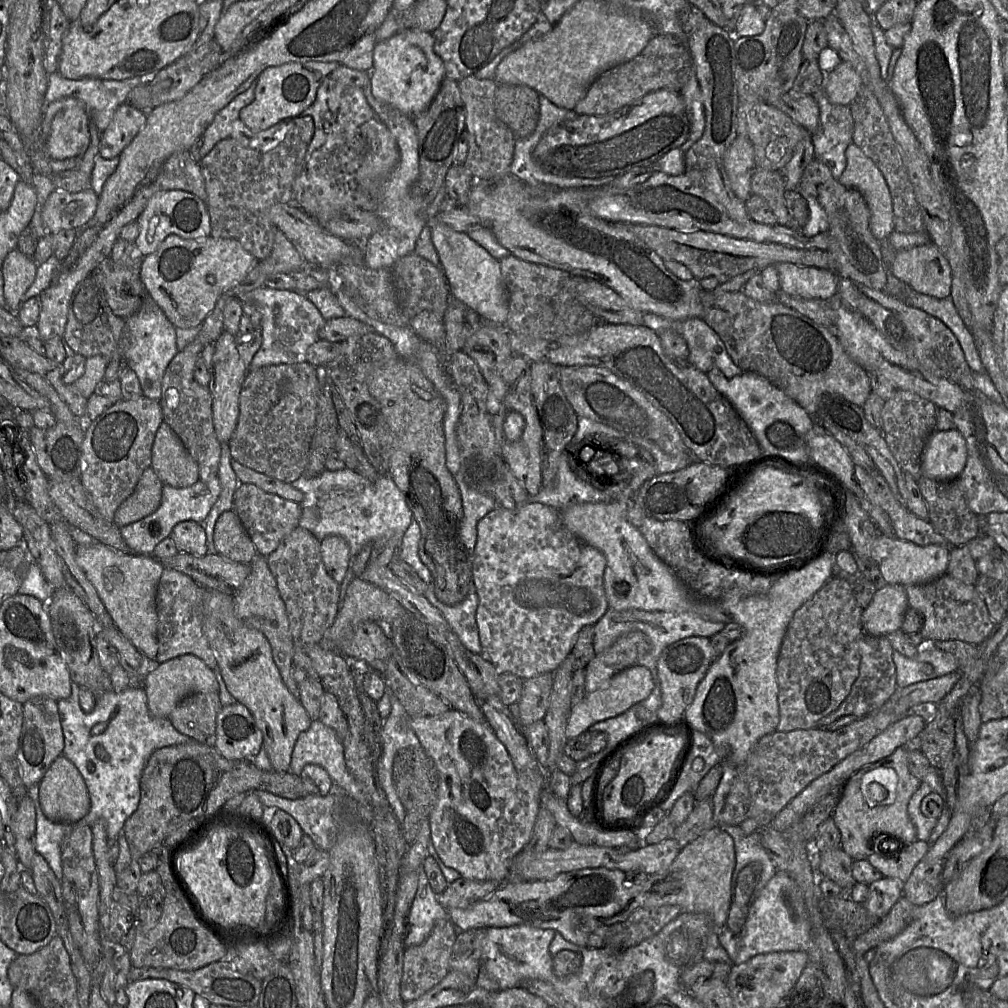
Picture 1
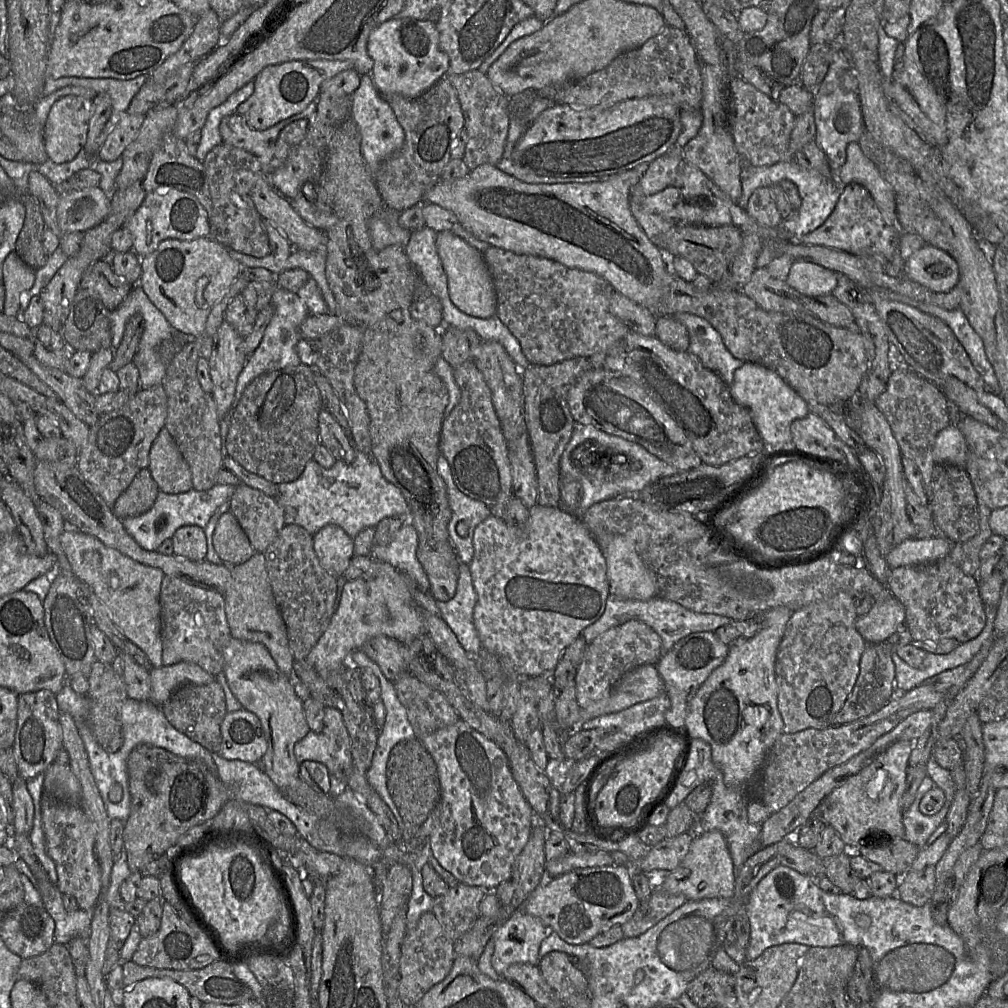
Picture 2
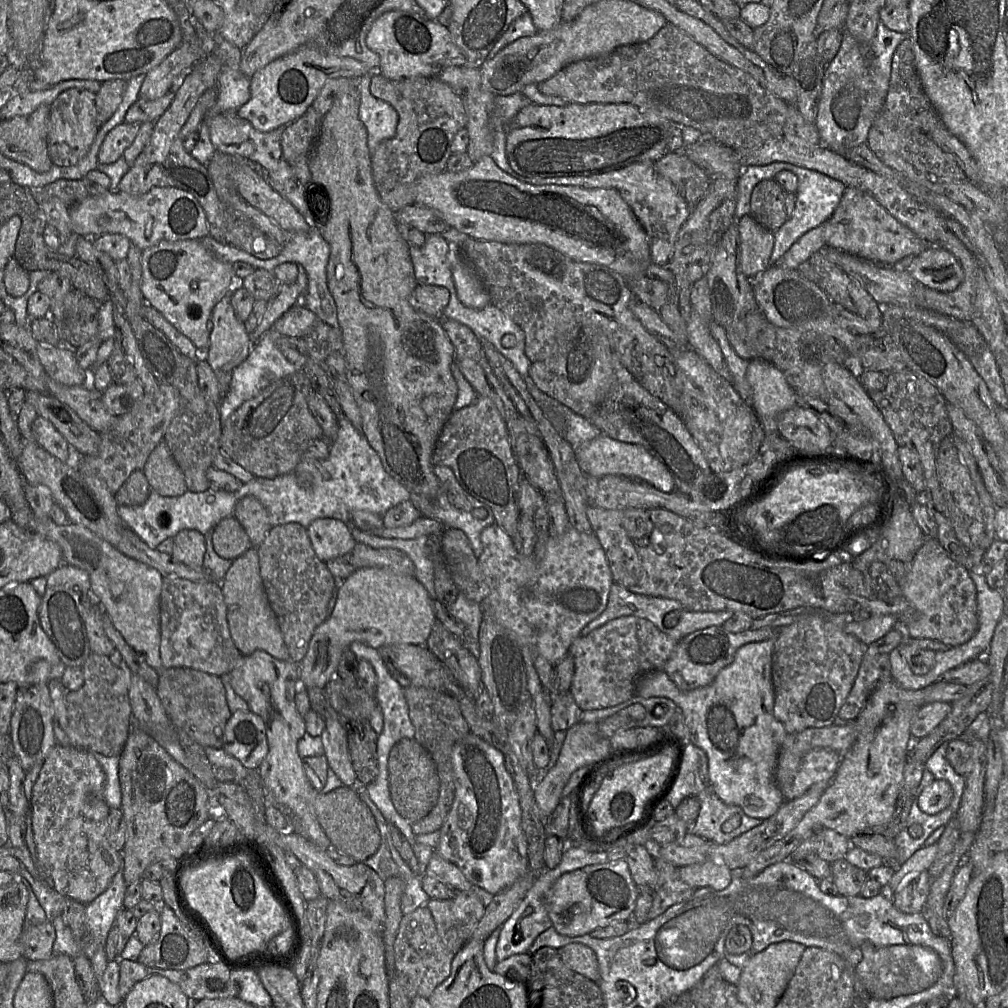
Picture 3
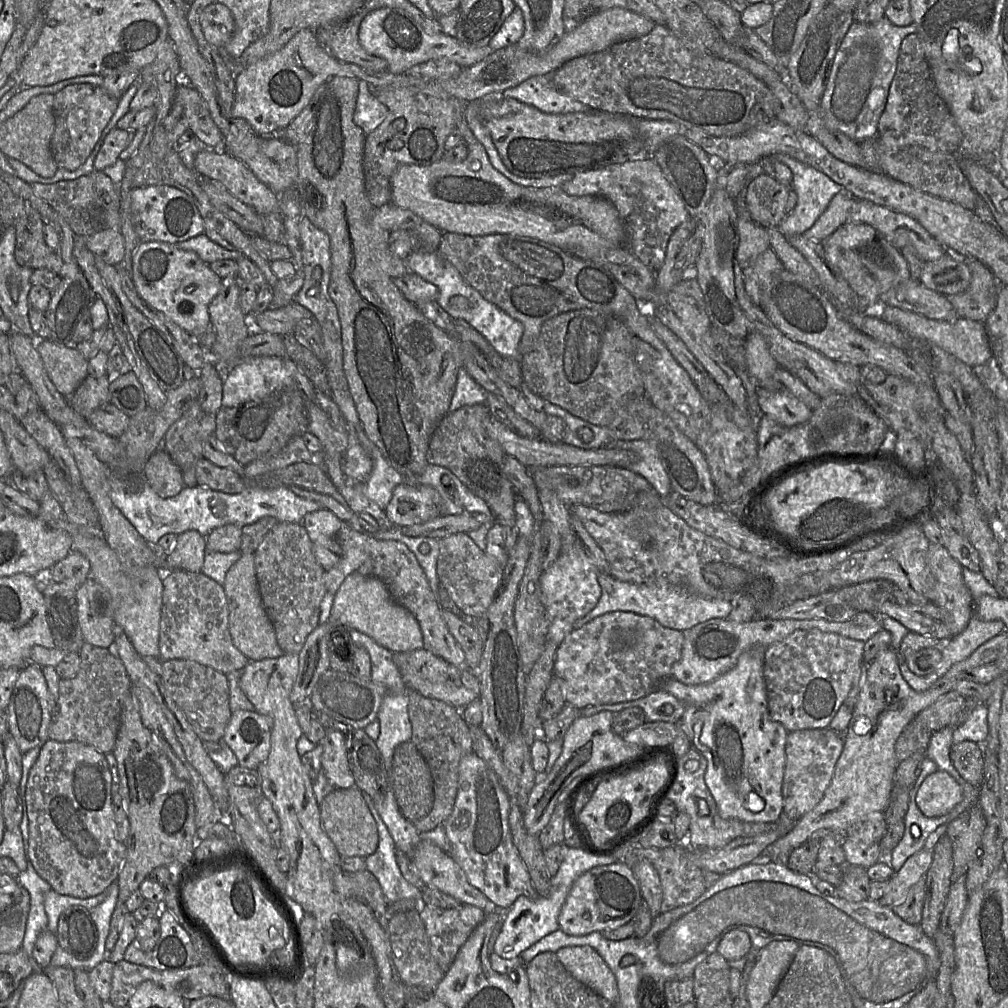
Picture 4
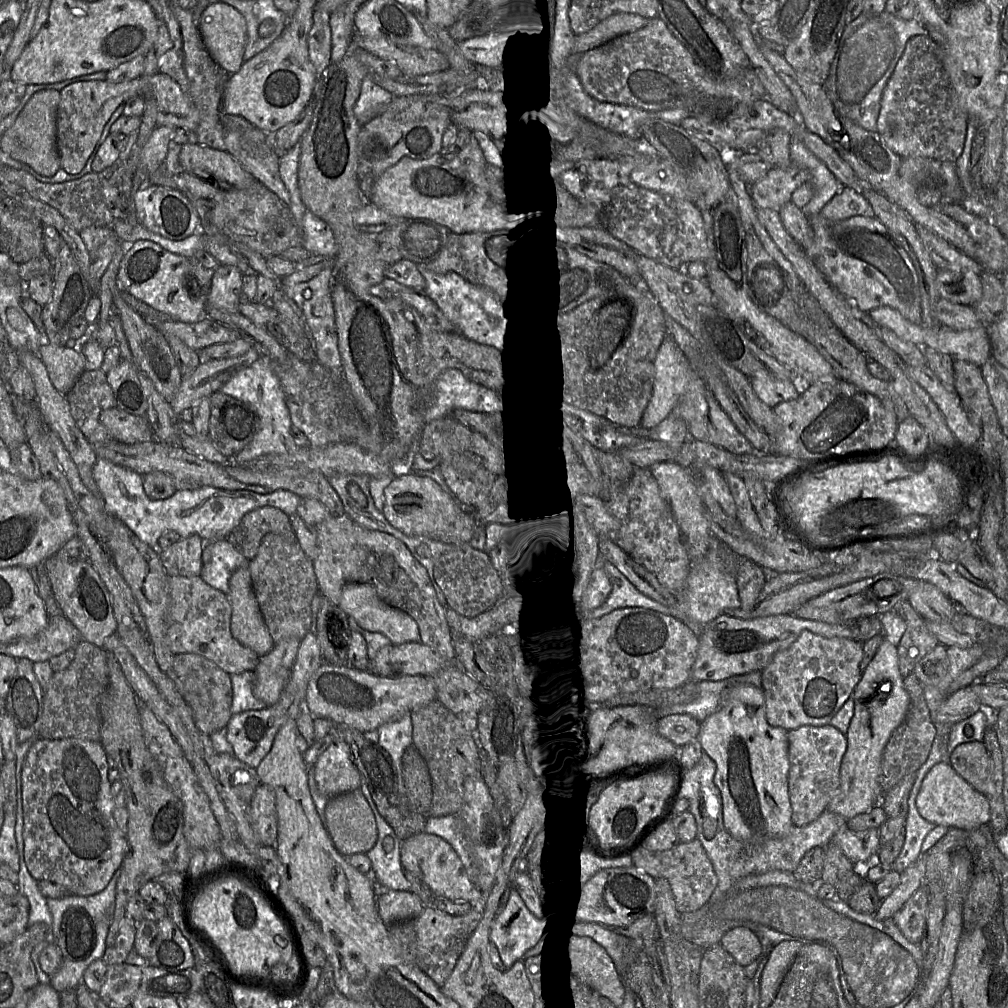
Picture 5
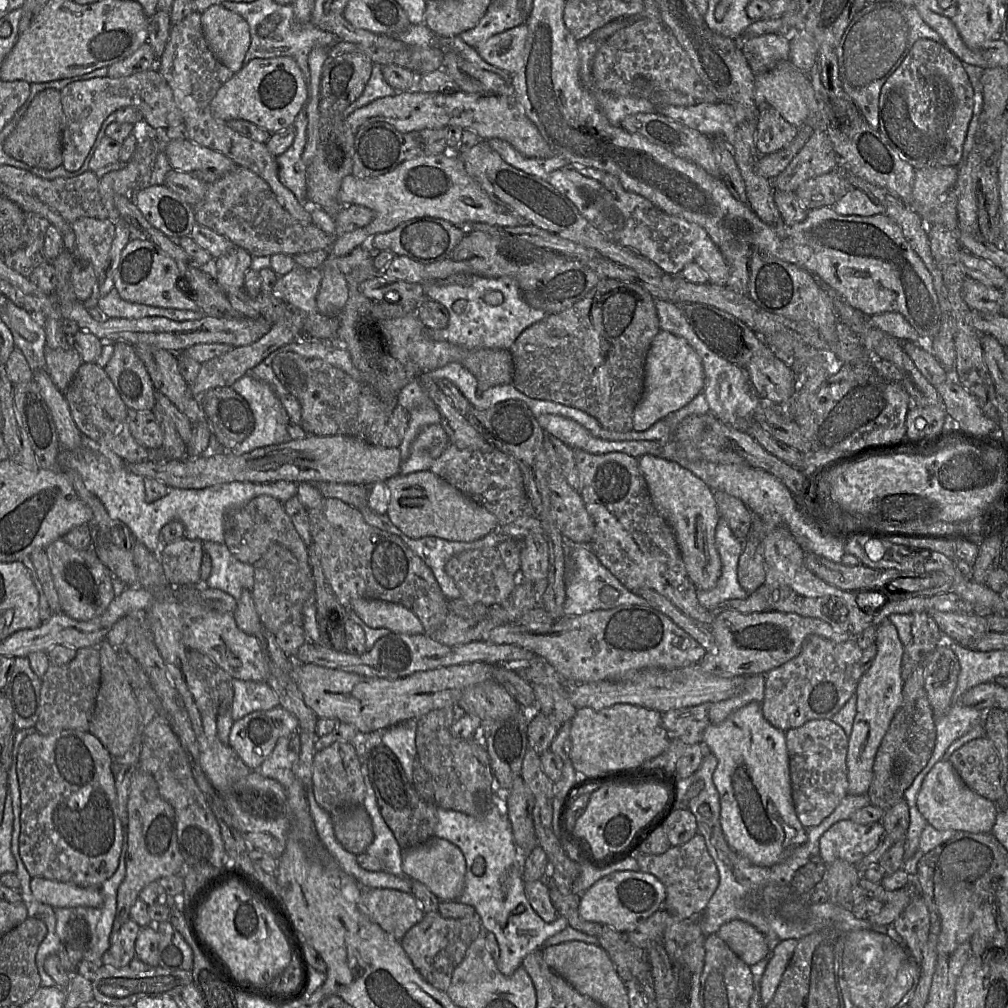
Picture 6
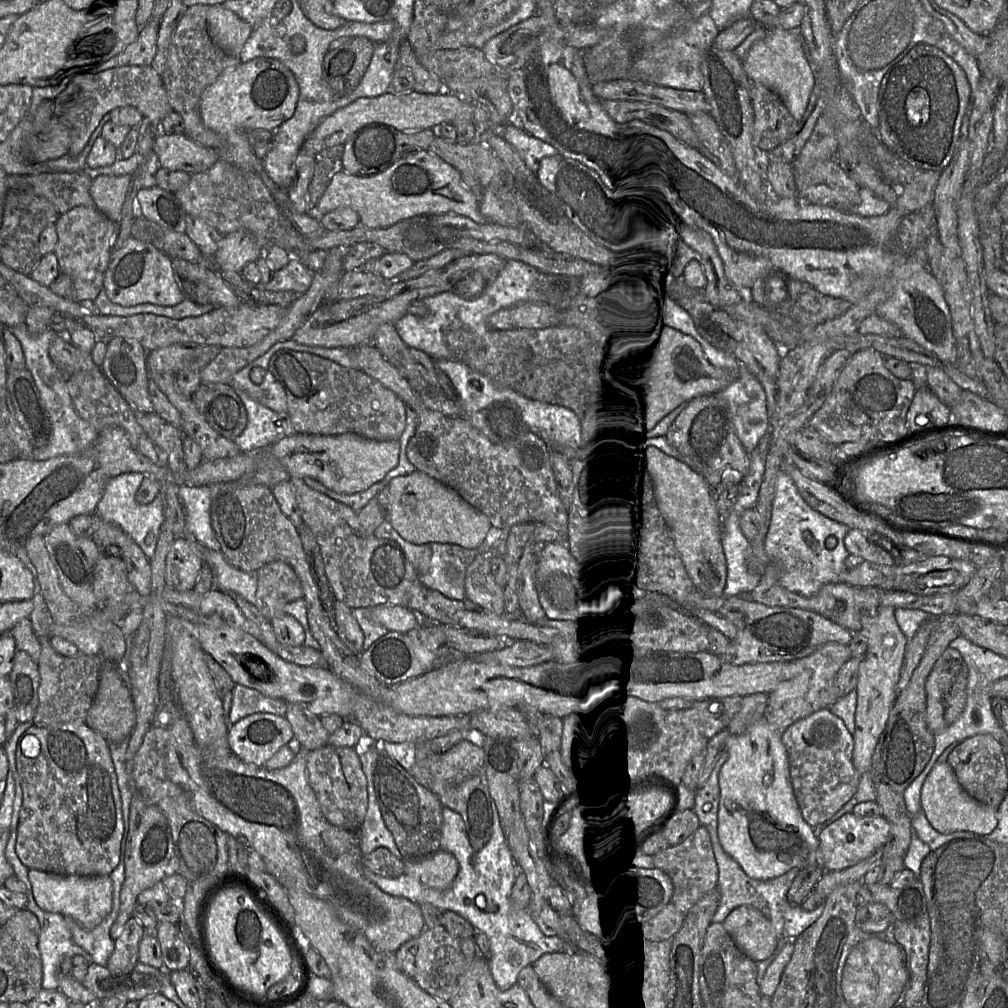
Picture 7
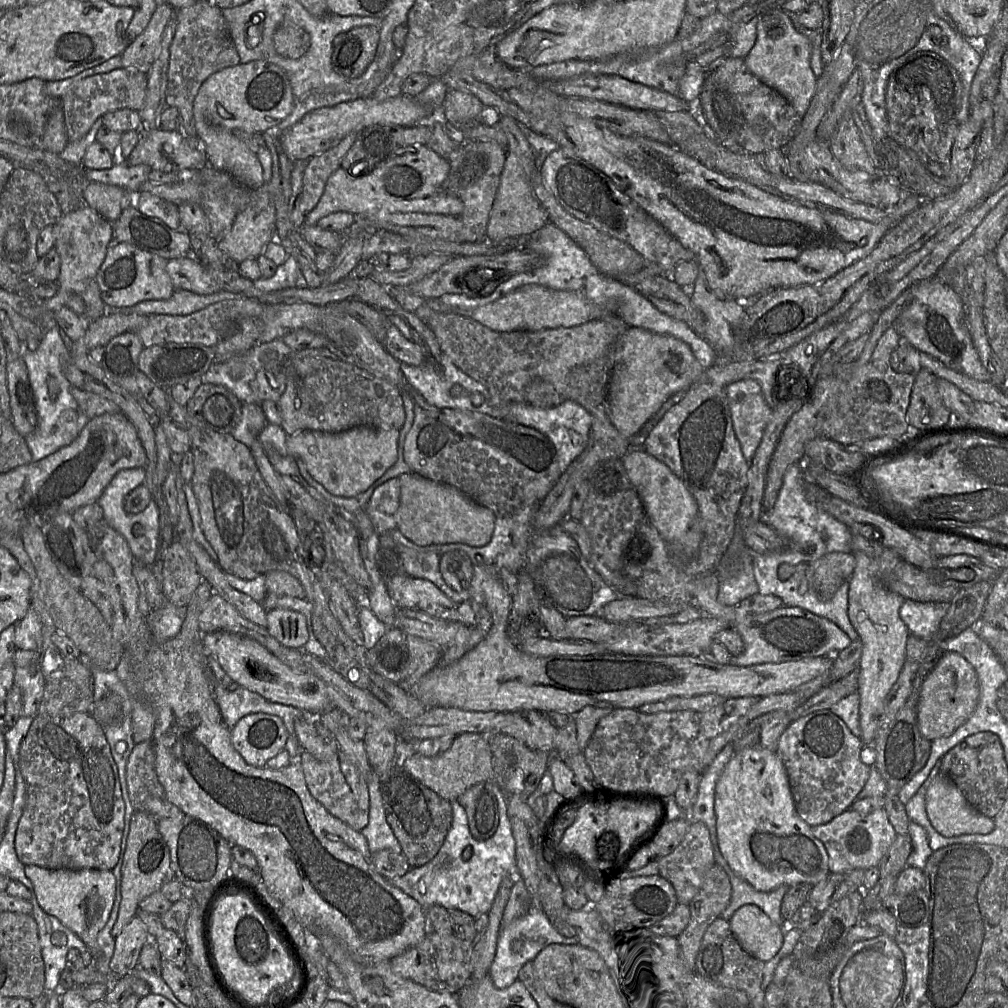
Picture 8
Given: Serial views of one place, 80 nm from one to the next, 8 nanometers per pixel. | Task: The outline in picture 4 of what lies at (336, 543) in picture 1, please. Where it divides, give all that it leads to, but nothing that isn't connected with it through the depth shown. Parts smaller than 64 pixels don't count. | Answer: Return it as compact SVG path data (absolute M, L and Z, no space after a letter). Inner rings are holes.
M321 508L307 513L301 525L313 544L321 545L335 554L341 554L341 548L336 540L337 533L343 522L330 510Z

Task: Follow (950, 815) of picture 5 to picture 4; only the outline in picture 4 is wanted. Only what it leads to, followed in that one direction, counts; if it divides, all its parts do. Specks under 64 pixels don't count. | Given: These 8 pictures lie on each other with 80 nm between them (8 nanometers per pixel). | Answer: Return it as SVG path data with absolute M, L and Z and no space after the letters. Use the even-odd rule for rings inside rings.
M938 769L923 781L916 802L925 816L937 817L949 813L962 799L961 785L948 772Z

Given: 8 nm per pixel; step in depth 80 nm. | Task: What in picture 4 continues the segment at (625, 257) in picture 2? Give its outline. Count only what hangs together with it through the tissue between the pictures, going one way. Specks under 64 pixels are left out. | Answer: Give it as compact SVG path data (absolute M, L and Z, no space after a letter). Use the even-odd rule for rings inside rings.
M454 99L454 117L468 154L461 162L450 162L444 157L428 166L403 165L391 177L391 203L408 209L442 232L485 236L511 234L535 238L552 244L572 255L593 256L600 251L624 246L625 229L612 202L600 196L571 196L560 187L531 187L514 183L490 163L487 152L468 126L465 116L466 102Z

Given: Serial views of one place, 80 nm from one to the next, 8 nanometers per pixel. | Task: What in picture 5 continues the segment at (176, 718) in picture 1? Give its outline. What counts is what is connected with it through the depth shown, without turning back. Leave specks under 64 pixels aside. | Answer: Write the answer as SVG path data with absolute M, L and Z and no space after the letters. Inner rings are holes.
M194 653L175 655L170 677L176 689L191 708L197 729L207 735L225 728L232 717L232 685L230 675L212 661Z

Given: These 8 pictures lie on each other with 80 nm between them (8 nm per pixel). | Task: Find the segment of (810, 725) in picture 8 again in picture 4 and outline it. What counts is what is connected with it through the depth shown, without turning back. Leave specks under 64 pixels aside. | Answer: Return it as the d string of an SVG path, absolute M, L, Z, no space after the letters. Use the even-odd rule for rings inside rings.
M831 728L805 729L789 732L786 741L786 763L782 784L784 814L791 820L798 821L811 811L823 798L826 789L831 784L838 759L844 748L844 734L838 734Z

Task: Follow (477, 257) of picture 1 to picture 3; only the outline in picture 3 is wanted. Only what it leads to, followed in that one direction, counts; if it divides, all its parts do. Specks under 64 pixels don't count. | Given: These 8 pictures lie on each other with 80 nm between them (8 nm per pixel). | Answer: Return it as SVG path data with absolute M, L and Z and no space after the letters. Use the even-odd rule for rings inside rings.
M449 243L448 260L461 303L473 309L486 307L490 303L488 291L456 244Z

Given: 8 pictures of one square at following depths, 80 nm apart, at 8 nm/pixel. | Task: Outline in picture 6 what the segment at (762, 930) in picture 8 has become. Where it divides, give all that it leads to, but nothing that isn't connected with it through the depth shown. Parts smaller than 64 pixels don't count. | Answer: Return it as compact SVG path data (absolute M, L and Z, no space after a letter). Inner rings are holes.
M743 920L725 923L717 935L749 966L761 961L769 952L763 933Z

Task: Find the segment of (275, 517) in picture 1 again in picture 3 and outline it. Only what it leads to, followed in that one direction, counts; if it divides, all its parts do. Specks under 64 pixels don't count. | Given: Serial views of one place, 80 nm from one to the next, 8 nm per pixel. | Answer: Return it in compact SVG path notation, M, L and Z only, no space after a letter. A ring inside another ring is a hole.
M253 496L240 499L235 505L233 516L246 531L252 547L257 548L273 527L269 514L260 501Z

